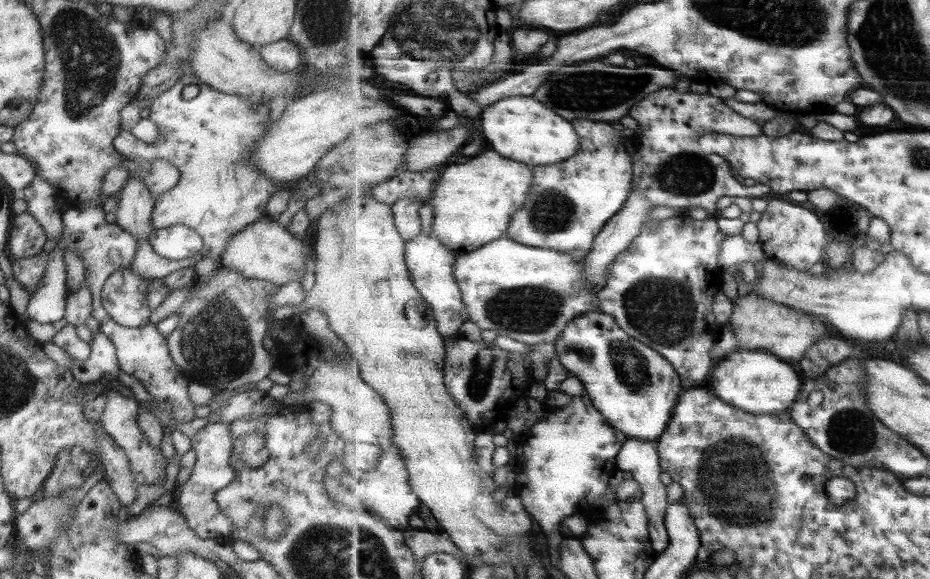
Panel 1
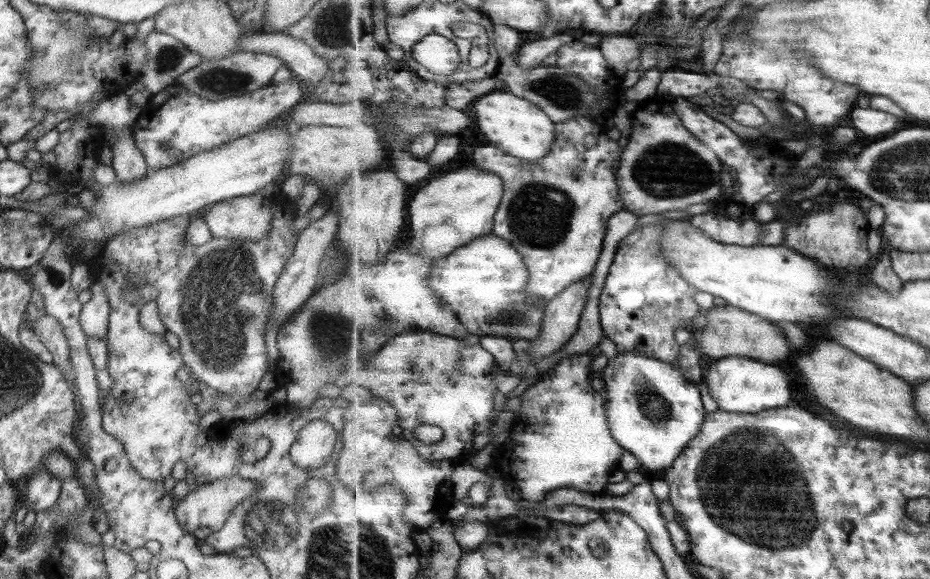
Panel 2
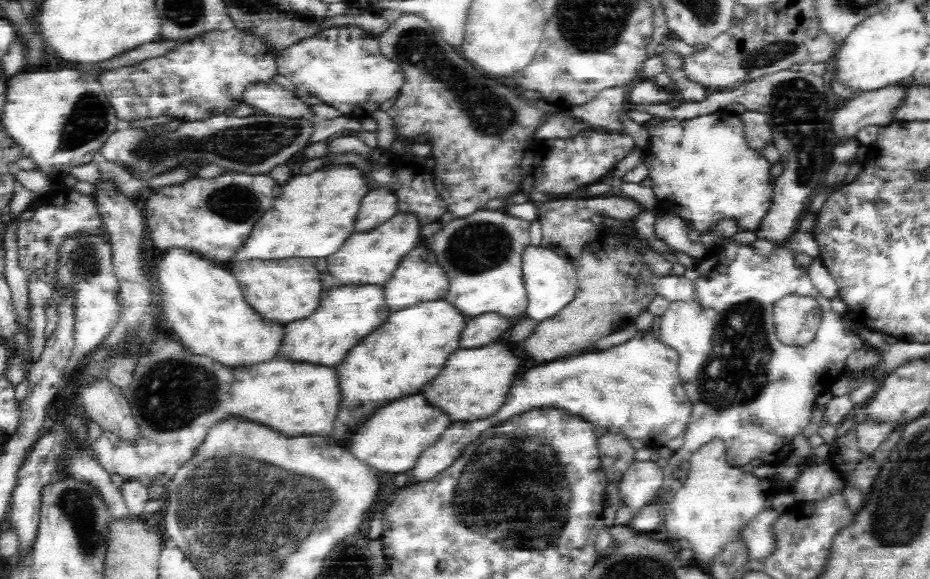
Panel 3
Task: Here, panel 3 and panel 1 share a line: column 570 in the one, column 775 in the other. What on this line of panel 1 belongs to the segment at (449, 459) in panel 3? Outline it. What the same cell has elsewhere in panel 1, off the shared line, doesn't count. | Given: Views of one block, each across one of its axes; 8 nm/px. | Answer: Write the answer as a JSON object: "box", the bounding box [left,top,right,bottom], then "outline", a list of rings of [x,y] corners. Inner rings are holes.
{"box":[709,352,804,414],"outline":[[[731,352],[731,358],[721,358],[713,372],[715,378],[709,380],[709,386],[717,386],[717,396],[727,404],[743,409],[745,412],[759,412],[759,414],[781,414],[788,412],[799,398],[804,381],[799,372],[777,360],[777,356],[769,352]]]}

